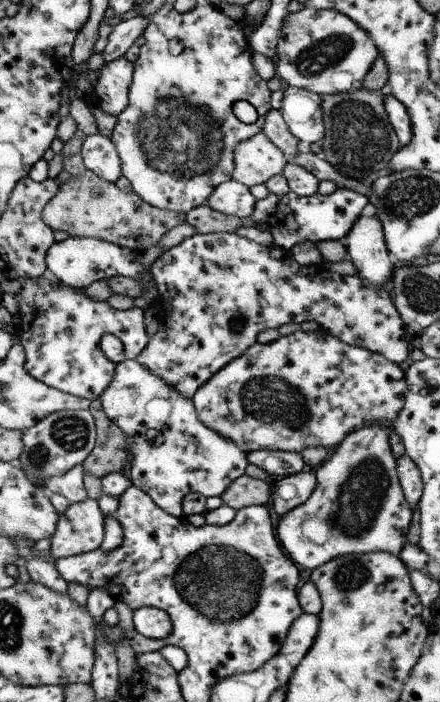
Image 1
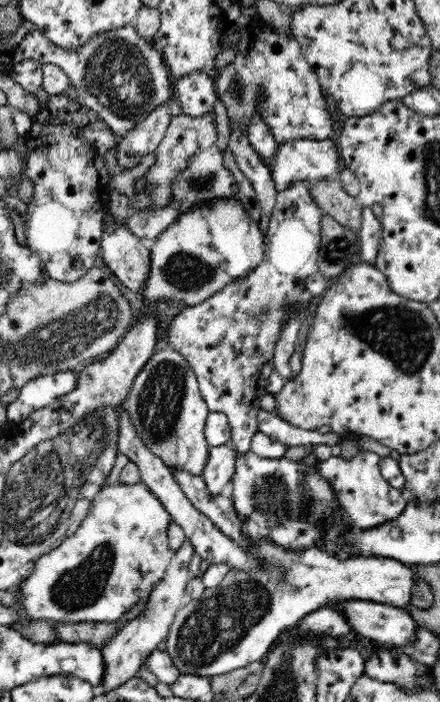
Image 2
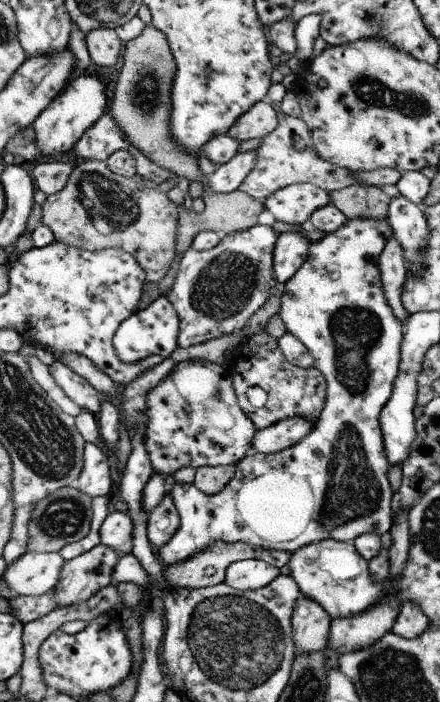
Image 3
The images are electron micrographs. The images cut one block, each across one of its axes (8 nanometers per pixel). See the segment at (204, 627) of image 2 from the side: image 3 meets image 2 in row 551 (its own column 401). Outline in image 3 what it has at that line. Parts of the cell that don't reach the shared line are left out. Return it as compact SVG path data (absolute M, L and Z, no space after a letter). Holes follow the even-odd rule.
M392 236L386 240L385 246L378 256L379 280L383 296L402 327L407 320L407 312L401 306L401 288L406 277L406 264L403 260L401 246Z

